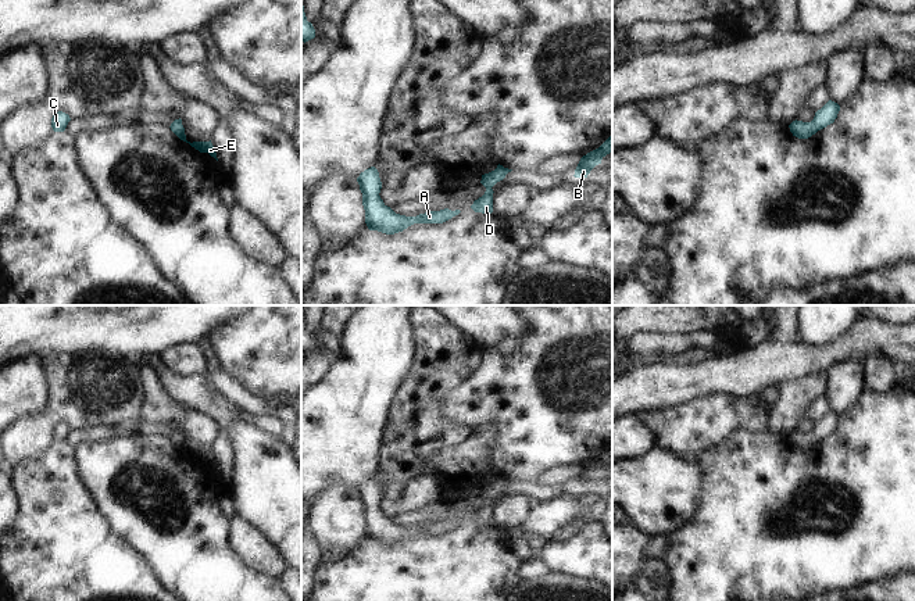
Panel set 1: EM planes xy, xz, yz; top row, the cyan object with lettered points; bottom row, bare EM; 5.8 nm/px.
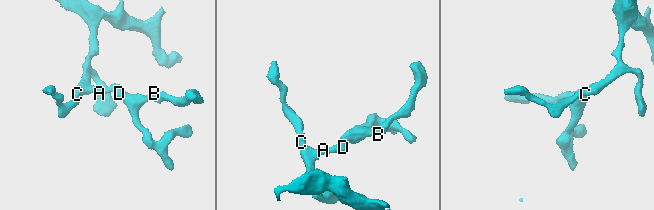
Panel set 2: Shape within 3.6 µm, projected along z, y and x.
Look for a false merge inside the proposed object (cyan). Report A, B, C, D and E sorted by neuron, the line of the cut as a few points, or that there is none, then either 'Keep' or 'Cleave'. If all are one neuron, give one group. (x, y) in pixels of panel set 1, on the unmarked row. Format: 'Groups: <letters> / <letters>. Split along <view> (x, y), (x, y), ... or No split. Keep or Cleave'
Groups: A B C D E. No split. Keep

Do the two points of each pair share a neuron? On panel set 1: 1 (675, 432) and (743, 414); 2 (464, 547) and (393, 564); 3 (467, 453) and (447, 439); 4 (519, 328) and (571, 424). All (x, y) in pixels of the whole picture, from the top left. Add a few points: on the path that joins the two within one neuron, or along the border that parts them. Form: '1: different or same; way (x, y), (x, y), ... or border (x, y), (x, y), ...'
1: same; way (692, 428), (715, 417), (726, 415)
2: same; way (446, 564), (411, 564)
3: different; border (474, 432), (446, 453), (436, 471)
4: different; border (524, 319), (526, 332), (519, 343)

